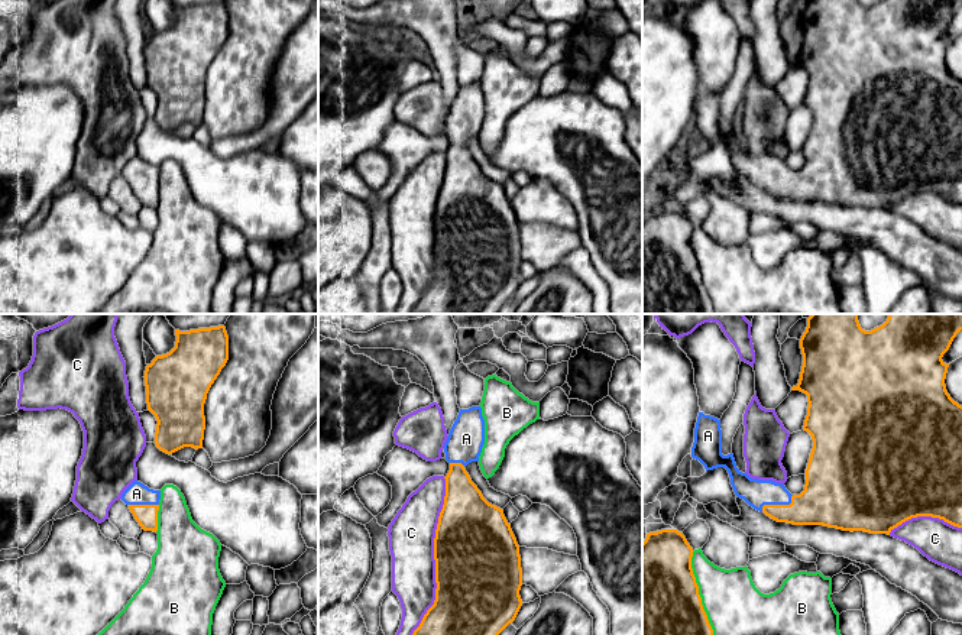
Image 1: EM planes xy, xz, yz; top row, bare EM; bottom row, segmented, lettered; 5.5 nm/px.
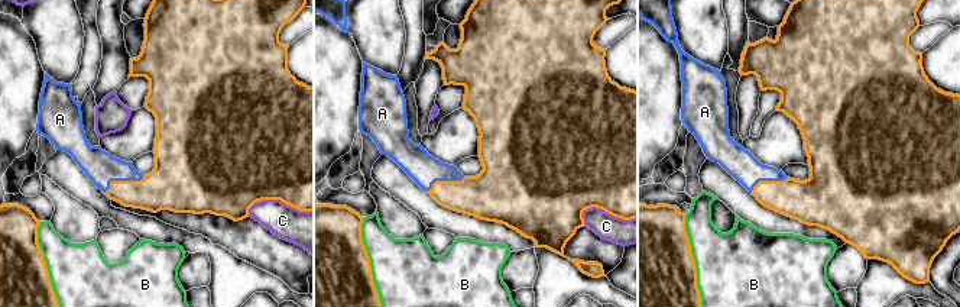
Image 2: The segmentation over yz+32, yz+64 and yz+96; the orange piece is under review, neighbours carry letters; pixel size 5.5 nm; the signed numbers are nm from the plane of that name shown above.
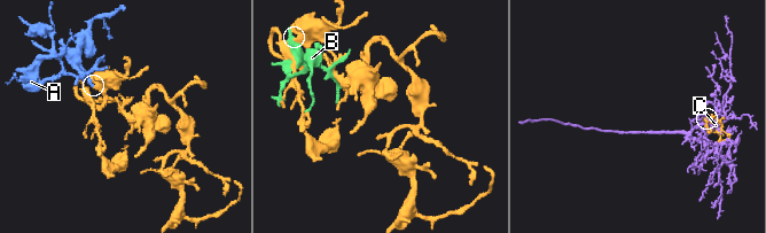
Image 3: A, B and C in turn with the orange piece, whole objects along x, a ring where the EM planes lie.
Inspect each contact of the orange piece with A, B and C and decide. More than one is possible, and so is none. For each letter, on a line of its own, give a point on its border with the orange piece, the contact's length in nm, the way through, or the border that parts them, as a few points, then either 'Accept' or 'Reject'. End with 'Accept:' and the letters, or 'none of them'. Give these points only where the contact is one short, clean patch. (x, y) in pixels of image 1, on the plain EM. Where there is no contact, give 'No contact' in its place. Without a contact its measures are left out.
A: Touches orange at yz (777, 181). Shared border 200 nm. Path across: yz (822, 178), (816, 181), (777, 181), (768, 172), (757, 169). Accept
B: Touches orange at yz (699, 271). Shared border 500 nm. Reject
C: Touches orange at xz (434, 233). Shared border 900 nm. Reject
Accept: A

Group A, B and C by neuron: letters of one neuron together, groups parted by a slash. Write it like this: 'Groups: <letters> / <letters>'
Groups: A / B / C

